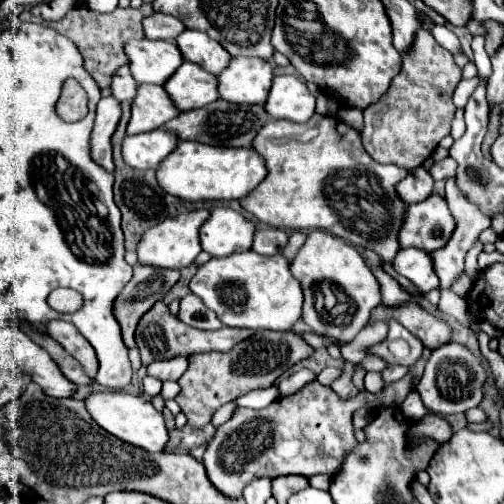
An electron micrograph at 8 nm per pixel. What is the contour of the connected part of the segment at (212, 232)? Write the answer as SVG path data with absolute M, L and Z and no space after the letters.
M217 207L201 225L201 247L211 257L227 257L233 253L249 251L255 225L231 207Z

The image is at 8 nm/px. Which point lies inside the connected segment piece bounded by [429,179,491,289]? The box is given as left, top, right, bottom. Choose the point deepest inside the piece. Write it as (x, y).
(448, 261)

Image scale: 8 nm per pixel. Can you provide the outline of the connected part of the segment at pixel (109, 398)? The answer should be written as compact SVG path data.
M93 391L85 399L85 407L99 427L103 427L107 433L115 435L125 443L157 453L165 449L169 441L169 431L163 423L163 415L143 395L129 395L125 391Z

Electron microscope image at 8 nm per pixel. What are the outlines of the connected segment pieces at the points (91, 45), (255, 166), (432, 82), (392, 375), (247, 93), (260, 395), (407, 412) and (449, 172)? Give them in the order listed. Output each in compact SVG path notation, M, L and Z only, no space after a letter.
M79 3L67 13L67 17L63 21L51 21L51 27L77 43L77 47L81 49L81 55L85 59L83 67L97 81L99 89L105 91L109 87L109 81L111 81L113 73L121 65L127 63L127 57L123 53L123 43L131 37L143 37L141 19L145 15L151 15L151 13L153 13L153 7L149 3L143 3L139 9L117 7L113 13L97 13L97 11L89 9L85 3Z
M179 141L177 149L157 169L159 185L183 201L233 201L251 193L267 175L265 161L253 149L211 147L195 141Z
M417 31L413 57L403 55L403 67L385 97L363 111L365 127L361 139L365 151L381 163L395 163L409 171L423 165L435 153L439 141L451 133L451 121L455 117L451 97L459 81L461 69L455 65L453 55L435 41L431 31Z
M395 365L395 367L385 367L385 369L381 371L381 377L383 377L385 385L389 385L389 383L391 383L391 379L399 381L407 371L409 371L407 367L397 367L397 365Z
M233 57L217 75L219 97L235 105L261 105L271 89L273 67L261 59Z
M269 387L265 391L249 391L241 397L237 397L233 403L239 407L253 407L253 409L261 409L267 407L269 403L273 403L277 399L277 387Z
M415 388L408 394L399 408L406 417L412 420L419 420L428 412Z
M448 156L441 161L433 161L429 173L431 173L431 177L433 177L435 181L447 179L447 177L453 177L453 175L455 175L455 165L457 165L456 161Z

